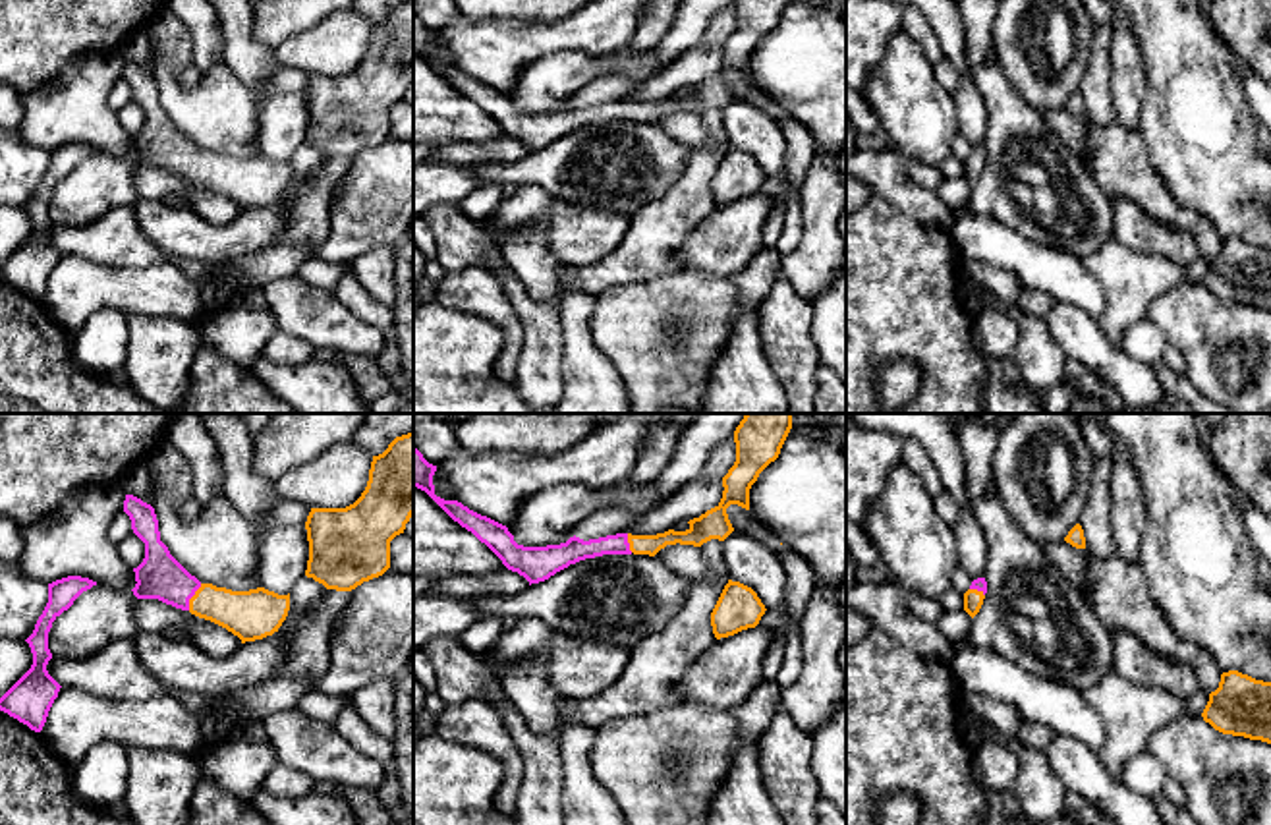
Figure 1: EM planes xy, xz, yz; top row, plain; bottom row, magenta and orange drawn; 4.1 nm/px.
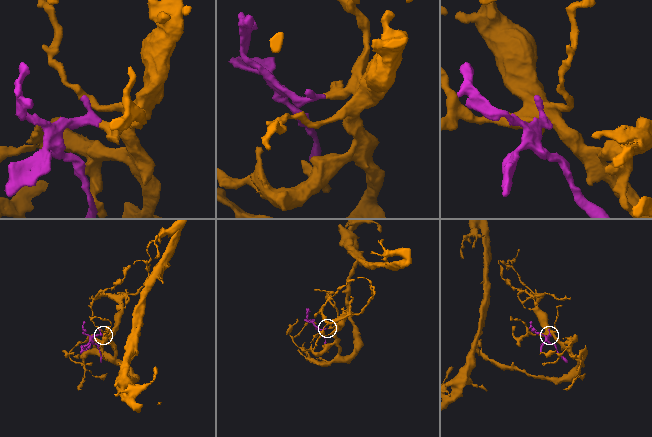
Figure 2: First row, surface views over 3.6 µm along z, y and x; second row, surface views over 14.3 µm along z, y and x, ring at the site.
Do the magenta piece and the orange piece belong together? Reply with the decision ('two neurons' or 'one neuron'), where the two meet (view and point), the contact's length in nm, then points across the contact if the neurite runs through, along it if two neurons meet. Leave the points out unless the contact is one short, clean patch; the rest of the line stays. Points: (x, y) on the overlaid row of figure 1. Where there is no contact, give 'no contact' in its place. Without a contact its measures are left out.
one neuron; contact xy (192, 596); length 130 nm; way xy (159, 576), (192, 596), (248, 615)

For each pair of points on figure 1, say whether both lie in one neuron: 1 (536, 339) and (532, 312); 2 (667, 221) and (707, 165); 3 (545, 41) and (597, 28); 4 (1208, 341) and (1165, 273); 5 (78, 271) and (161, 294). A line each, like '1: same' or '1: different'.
1: same
2: same
3: same
4: different
5: same

